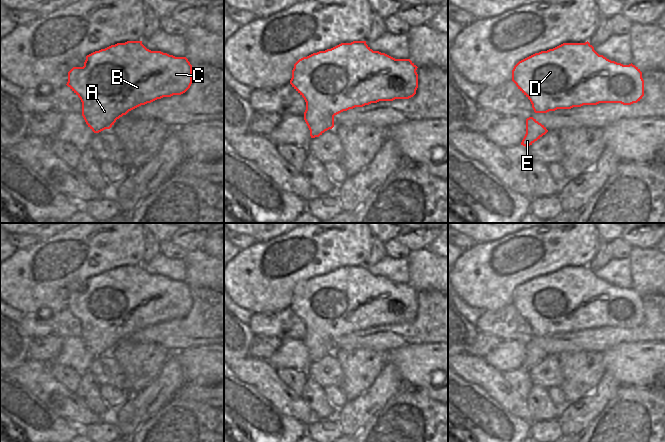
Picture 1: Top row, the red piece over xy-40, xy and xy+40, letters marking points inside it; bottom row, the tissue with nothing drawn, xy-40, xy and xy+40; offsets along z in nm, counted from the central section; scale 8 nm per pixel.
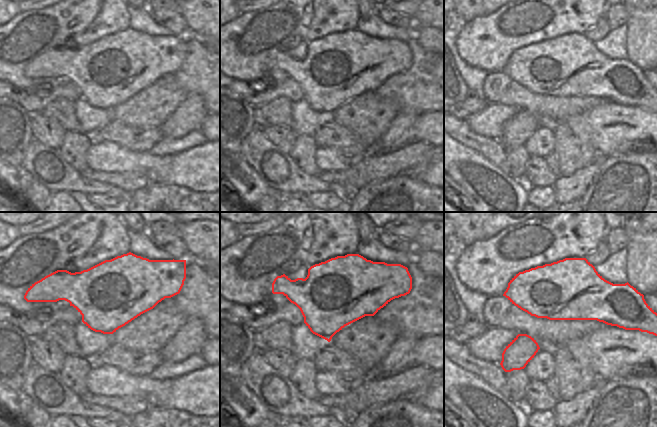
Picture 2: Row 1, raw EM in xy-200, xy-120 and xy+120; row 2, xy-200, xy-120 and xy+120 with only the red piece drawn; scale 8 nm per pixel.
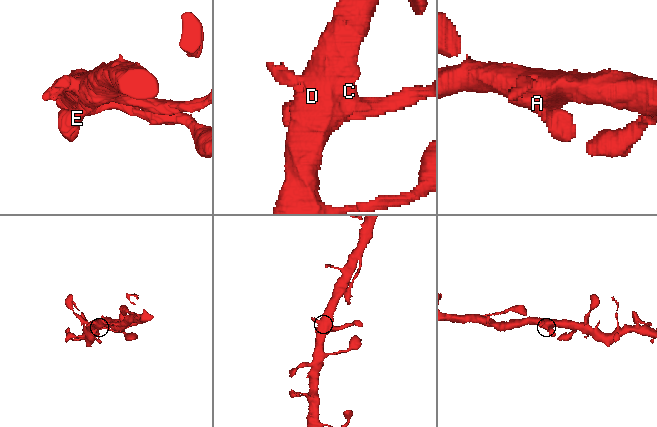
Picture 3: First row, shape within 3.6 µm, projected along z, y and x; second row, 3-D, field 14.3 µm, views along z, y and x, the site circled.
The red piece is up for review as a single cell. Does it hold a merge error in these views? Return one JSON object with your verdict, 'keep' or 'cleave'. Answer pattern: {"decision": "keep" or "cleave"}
{"decision": "keep"}

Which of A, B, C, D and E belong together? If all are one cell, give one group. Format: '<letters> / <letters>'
A B C D E

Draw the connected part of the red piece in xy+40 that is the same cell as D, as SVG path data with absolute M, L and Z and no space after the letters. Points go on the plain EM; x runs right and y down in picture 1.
M588 265L563 267L519 285L512 294L512 305L530 324L535 337L599 327L631 329L644 320L644 304L638 291L599 279Z

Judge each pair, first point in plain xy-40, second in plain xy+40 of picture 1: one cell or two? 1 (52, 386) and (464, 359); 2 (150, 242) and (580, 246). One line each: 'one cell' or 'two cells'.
1: one cell
2: two cells

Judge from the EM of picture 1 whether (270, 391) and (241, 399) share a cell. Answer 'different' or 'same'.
different

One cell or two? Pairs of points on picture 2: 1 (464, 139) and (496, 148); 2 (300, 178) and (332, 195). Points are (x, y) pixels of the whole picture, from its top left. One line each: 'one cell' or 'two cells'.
1: one cell
2: two cells

